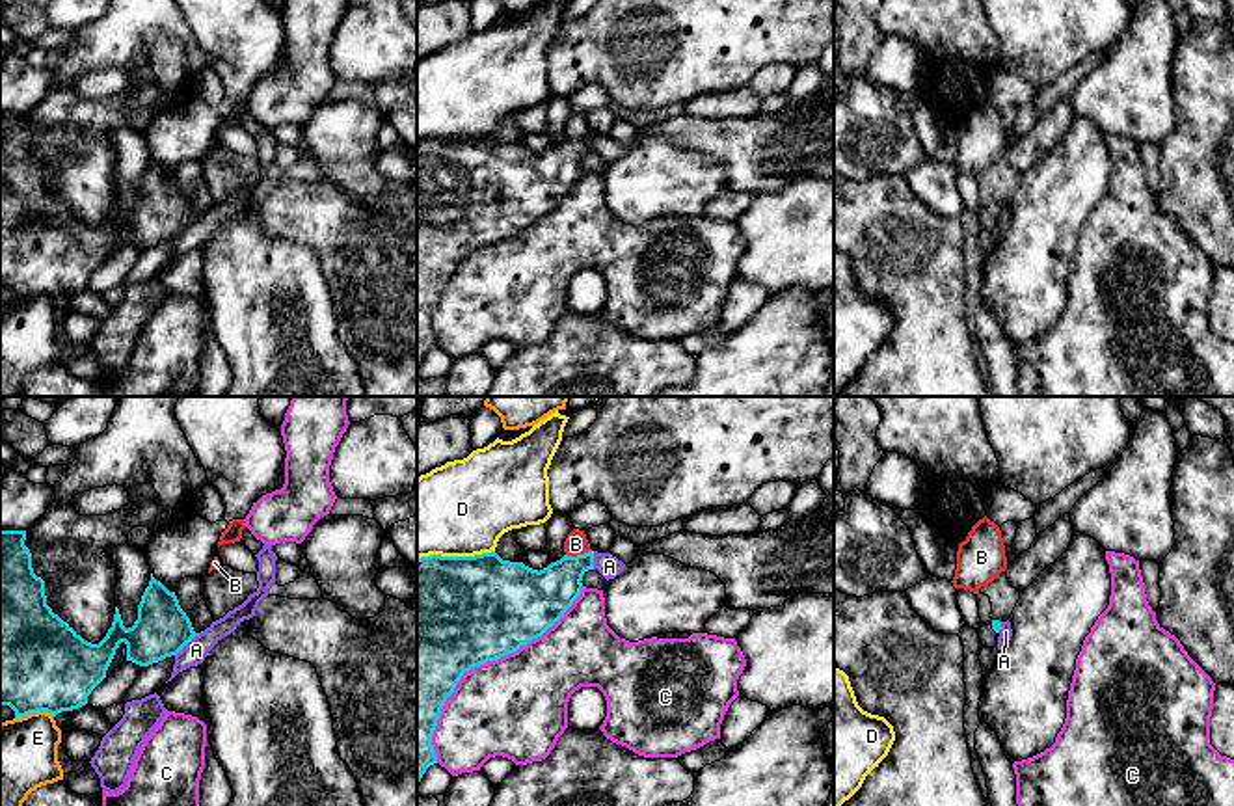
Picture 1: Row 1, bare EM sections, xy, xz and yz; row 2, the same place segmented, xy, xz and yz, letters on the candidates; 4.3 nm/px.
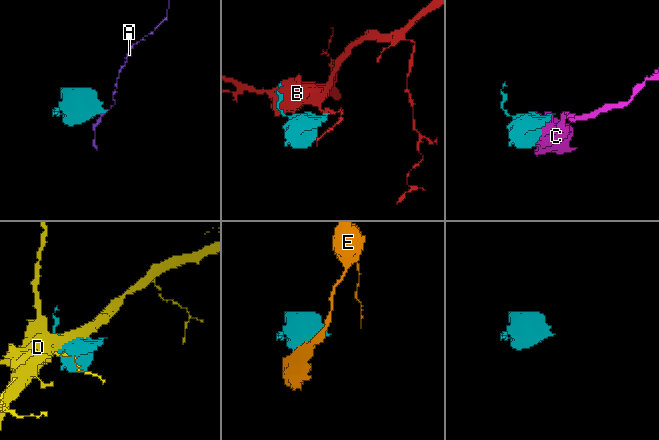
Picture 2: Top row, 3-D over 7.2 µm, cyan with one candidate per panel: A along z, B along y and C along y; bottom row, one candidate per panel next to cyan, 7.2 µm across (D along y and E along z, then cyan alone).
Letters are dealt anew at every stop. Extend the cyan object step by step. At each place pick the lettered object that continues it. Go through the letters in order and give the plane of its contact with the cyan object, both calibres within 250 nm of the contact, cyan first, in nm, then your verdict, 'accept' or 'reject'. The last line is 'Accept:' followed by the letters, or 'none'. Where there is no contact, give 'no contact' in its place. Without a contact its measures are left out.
A: meets cyan in xy; 240 nm thick on the cyan side, 100 nm on the other; reject
B: meets cyan in xz; 240 nm thick on the cyan side, 100 nm on the other; reject
C: meets cyan in xz; 500 nm thick on the cyan side, 440 nm on the other; reject
D: meets cyan in xz; 500 nm thick on the cyan side, 400 nm on the other; reject
E: meets cyan in xy; 460 nm thick on the cyan side, 340 nm on the other; reject
Accept: none

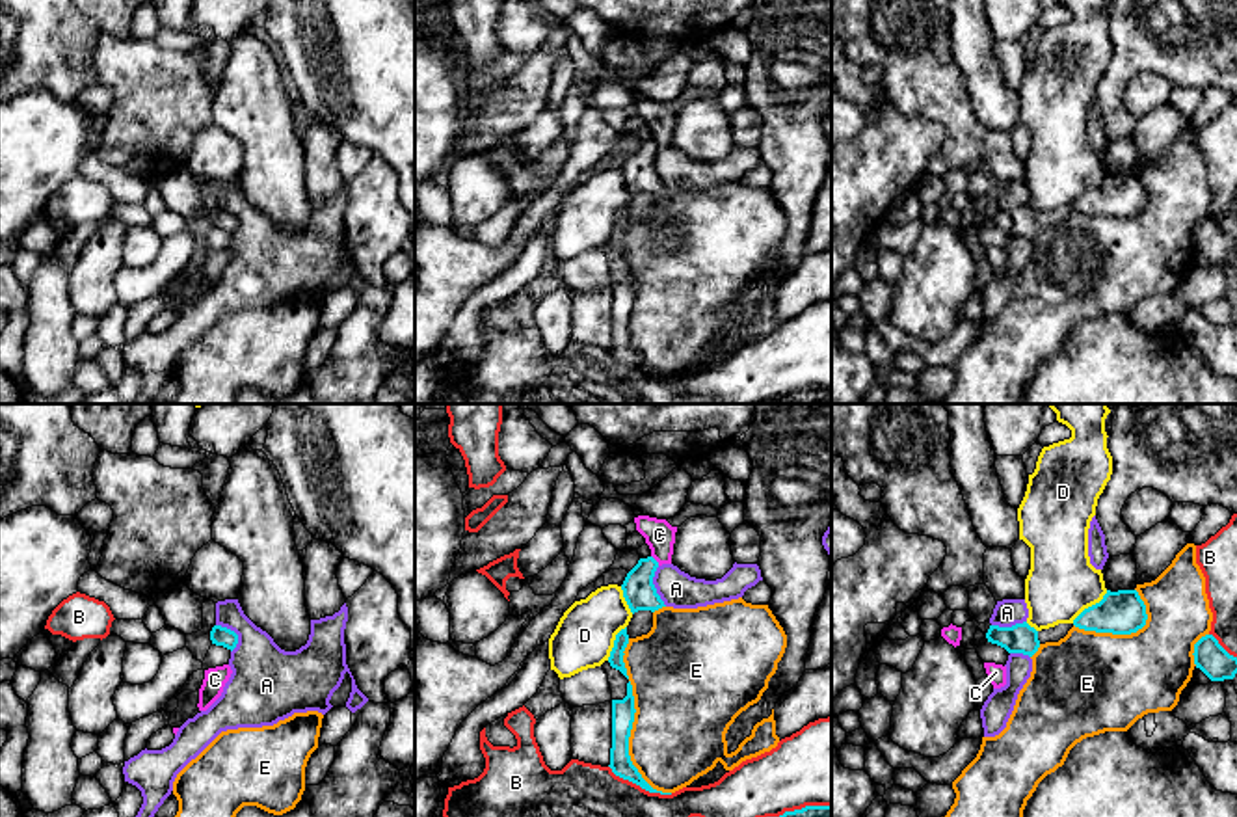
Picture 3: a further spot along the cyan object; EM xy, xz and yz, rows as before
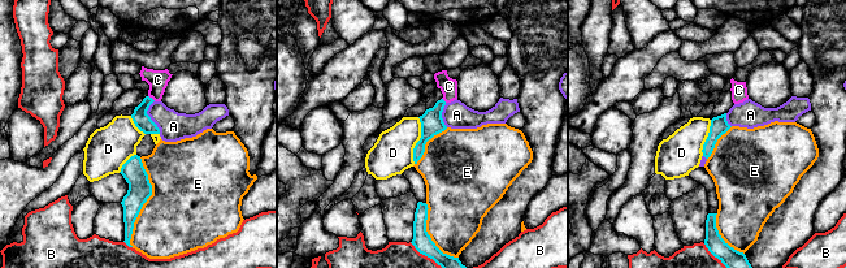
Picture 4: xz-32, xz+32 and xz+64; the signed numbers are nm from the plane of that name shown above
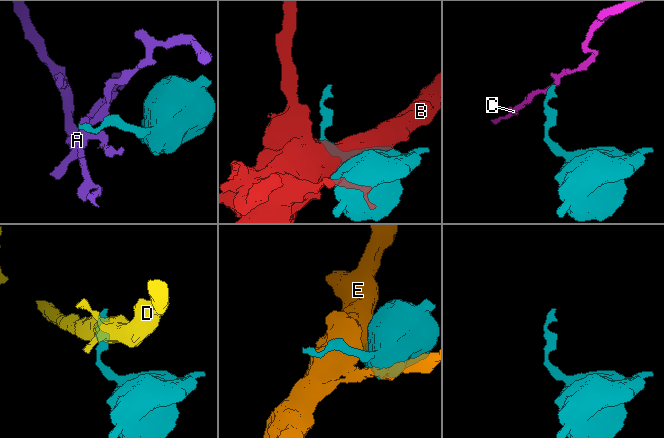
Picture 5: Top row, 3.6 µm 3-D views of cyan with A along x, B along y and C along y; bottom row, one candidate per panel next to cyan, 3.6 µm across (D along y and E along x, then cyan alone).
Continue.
A: meets cyan in xz; 140 nm thick on the cyan side, 160 nm on the other; reject
B: meets cyan in xz; 100 nm thick on the cyan side, 240 nm on the other; reject
C: meets cyan in xz; 140 nm thick on the cyan side, 130 nm on the other; reject
D: meets cyan in yz; 190 nm thick on the cyan side, 300 nm on the other; reject
E: meets cyan in xz; 100 nm thick on the cyan side, 440 nm on the other; reject
Accept: none

